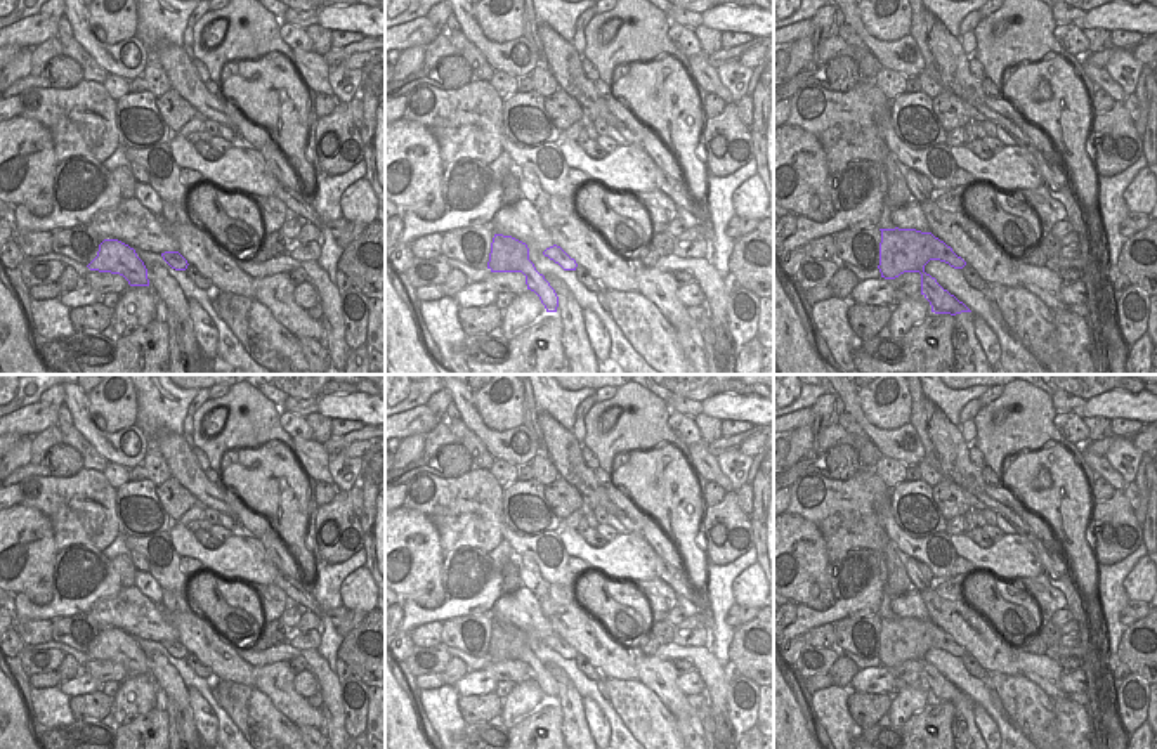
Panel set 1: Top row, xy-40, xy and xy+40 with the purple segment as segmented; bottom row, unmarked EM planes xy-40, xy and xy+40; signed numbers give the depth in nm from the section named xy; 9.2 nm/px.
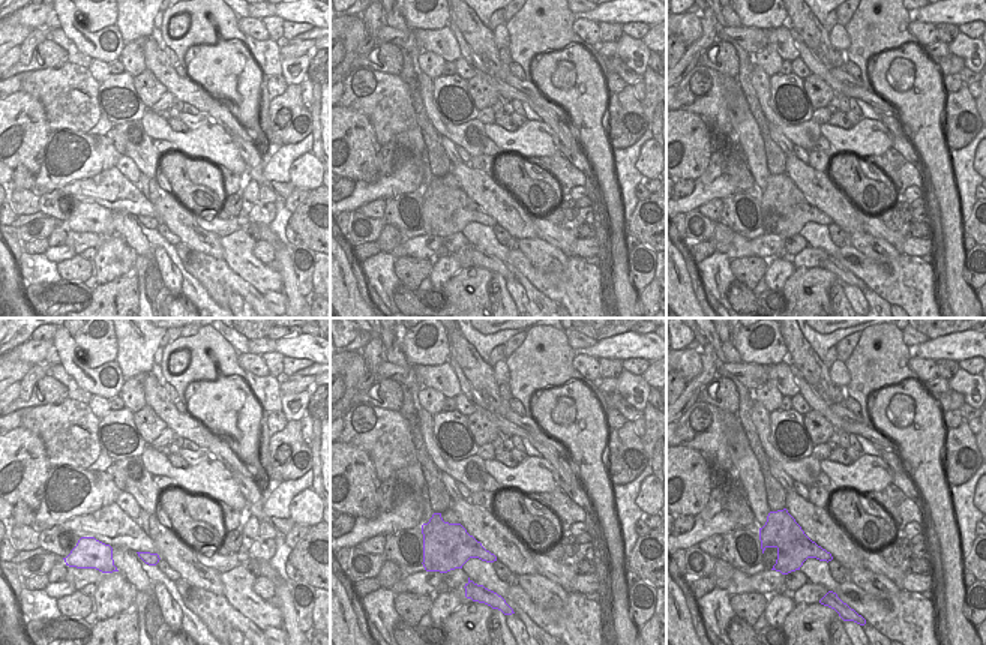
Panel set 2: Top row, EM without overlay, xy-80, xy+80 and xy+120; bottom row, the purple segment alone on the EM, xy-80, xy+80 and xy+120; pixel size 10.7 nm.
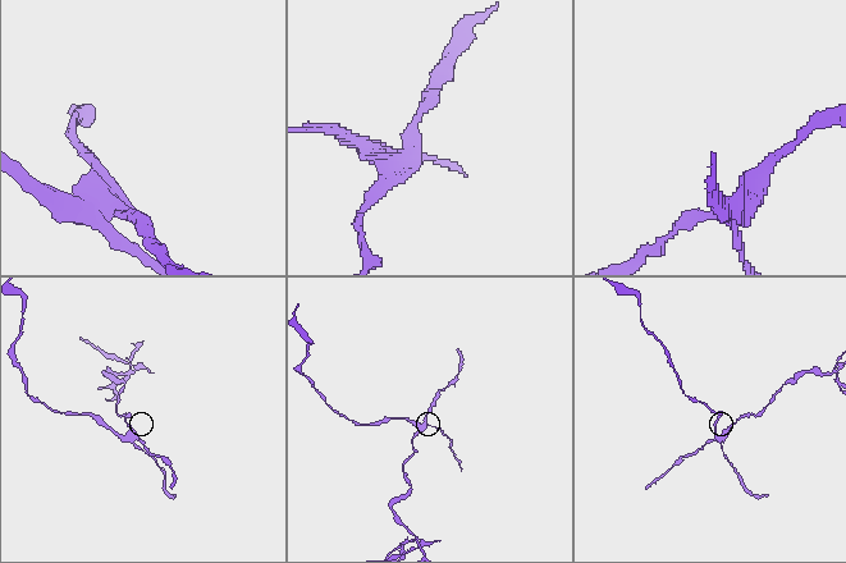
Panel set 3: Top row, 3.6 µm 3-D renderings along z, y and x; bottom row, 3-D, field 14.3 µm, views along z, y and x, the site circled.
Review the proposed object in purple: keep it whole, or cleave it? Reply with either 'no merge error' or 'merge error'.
merge error

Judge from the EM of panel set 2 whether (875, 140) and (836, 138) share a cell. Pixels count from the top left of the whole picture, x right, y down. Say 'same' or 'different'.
same

